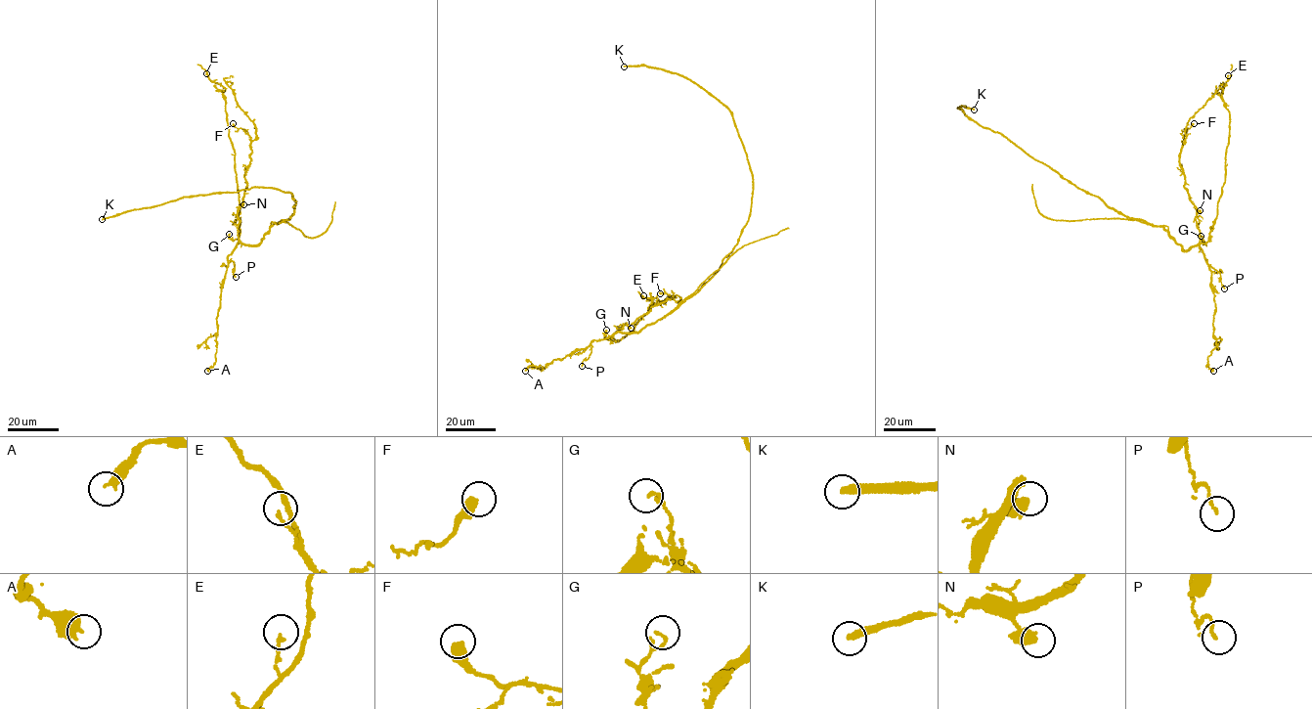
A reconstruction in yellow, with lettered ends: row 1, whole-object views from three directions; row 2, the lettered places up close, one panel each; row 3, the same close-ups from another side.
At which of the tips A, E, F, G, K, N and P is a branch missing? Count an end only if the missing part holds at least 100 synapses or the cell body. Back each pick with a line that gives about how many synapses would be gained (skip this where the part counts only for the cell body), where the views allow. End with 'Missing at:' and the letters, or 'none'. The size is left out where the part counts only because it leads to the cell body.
K: Roughly 200 synapses
Missing at: K

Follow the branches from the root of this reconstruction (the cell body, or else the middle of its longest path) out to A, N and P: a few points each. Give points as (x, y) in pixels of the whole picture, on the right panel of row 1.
A: (1115, 210), (1159, 226), (1184, 250), (1199, 246), (1211, 272), (1215, 305), (1216, 346), (1206, 365), (1213, 371)
N: (1115, 210), (1159, 226), (1185, 250), (1199, 243), (1199, 229), (1195, 216), (1200, 210)
P: (1115, 210), (1159, 226), (1184, 250), (1199, 246), (1207, 263), (1219, 273), (1224, 288)

